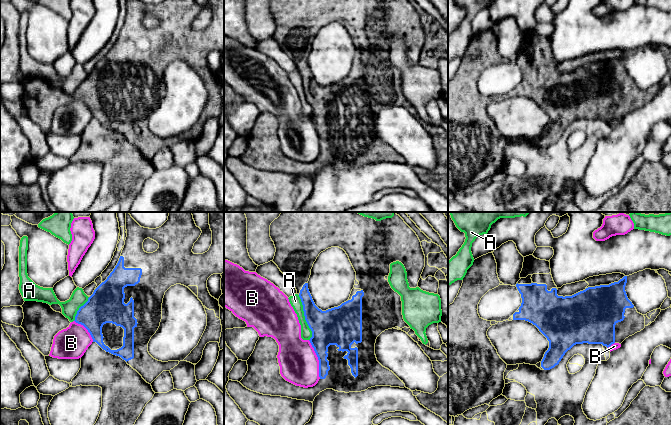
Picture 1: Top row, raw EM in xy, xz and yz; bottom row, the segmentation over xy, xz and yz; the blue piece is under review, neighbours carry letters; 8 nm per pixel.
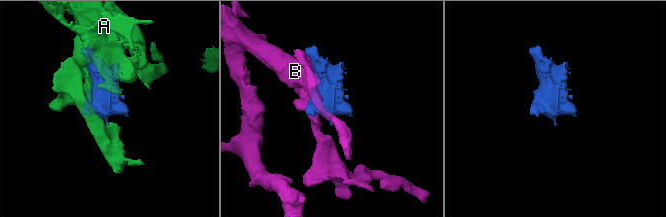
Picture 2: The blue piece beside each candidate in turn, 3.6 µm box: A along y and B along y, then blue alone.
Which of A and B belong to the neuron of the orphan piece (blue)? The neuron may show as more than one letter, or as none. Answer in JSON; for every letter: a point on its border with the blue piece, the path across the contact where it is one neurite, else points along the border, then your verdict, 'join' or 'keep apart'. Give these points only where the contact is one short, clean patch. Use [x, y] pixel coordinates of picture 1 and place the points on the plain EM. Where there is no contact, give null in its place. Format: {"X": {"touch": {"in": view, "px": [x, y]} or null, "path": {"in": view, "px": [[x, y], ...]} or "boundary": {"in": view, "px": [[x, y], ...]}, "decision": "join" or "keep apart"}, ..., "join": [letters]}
{"A": {"touch": {"in": "xz", "px": [305, 94]}, "decision": "keep apart"}, "B": {"touch": {"in": "xz", "px": [318, 135]}, "decision": "keep apart"}, "join": []}

